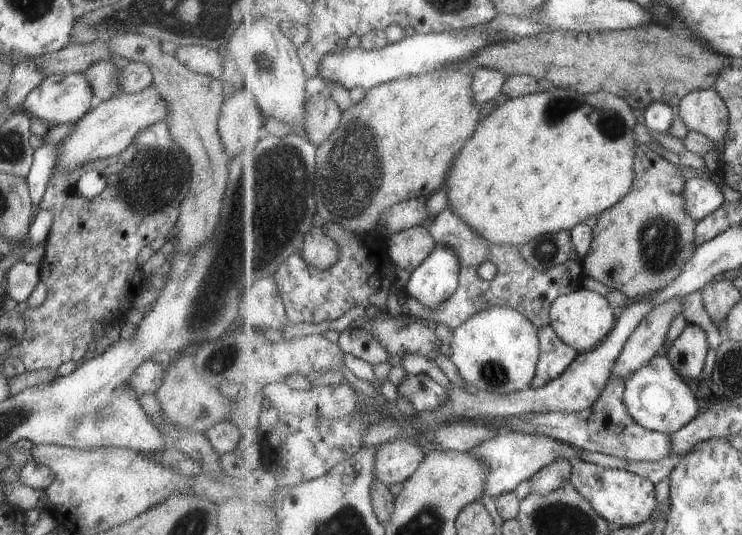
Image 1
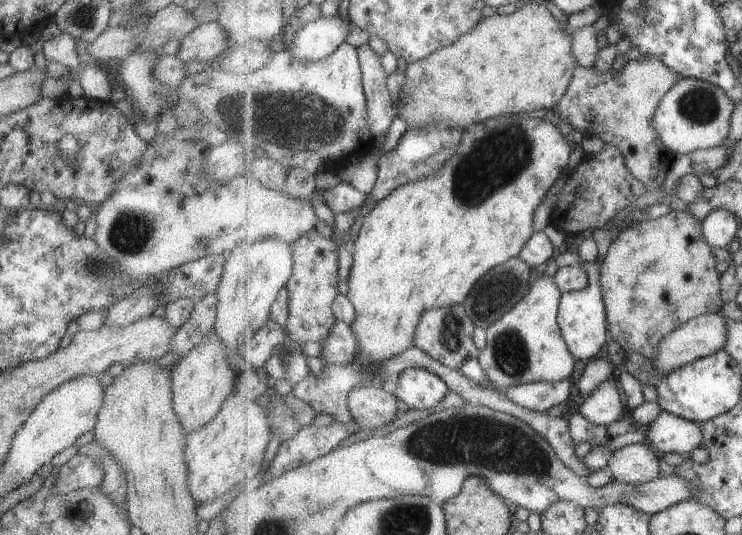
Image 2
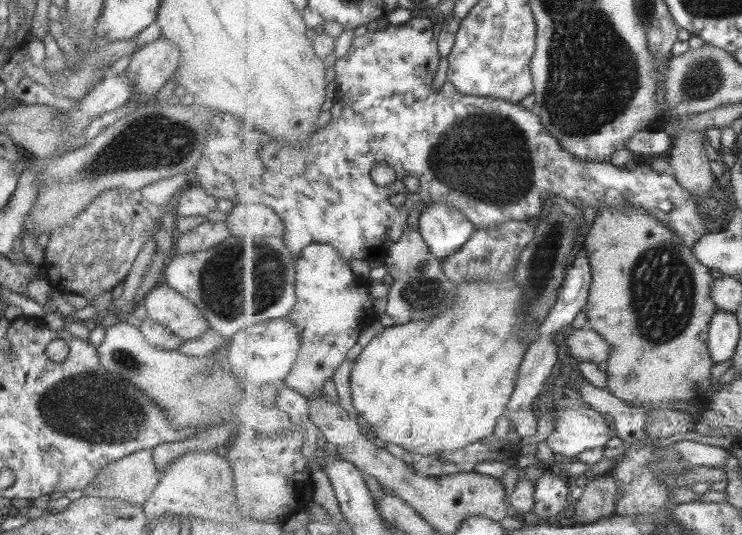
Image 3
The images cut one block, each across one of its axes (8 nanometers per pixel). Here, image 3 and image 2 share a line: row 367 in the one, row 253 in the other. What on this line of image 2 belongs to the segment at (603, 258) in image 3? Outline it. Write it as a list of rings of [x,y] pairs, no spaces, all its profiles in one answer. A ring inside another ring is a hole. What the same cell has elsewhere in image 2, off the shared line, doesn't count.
[[[673,210],[656,219],[634,222],[622,230],[609,247],[602,263],[601,284],[608,308],[609,338],[615,340],[624,352],[639,352],[648,360],[659,352],[659,344],[671,332],[695,317],[707,313],[721,313],[721,275],[718,260],[703,232],[703,221],[688,210]]]

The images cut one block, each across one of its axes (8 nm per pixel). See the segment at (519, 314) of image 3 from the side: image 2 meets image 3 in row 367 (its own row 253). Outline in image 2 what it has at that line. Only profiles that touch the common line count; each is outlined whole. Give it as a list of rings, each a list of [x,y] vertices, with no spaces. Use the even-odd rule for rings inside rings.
[[[499,116],[499,118],[491,118],[491,122],[472,124],[464,129],[463,144],[459,144],[459,150],[455,152],[447,164],[435,172],[435,176],[410,182],[405,186],[394,190],[387,198],[376,203],[371,212],[364,218],[363,224],[359,230],[359,234],[354,242],[354,262],[351,268],[351,276],[348,280],[347,296],[355,305],[357,318],[351,322],[351,328],[354,328],[355,334],[359,339],[359,348],[361,348],[361,356],[363,360],[358,362],[364,364],[383,364],[387,360],[393,360],[395,356],[403,354],[411,347],[415,347],[415,335],[418,331],[419,320],[422,319],[423,312],[427,312],[436,308],[443,308],[463,302],[469,296],[473,286],[477,284],[477,280],[481,276],[486,275],[489,270],[505,264],[513,257],[519,257],[519,253],[526,247],[527,241],[534,235],[533,233],[533,216],[535,210],[541,206],[543,198],[547,196],[549,188],[557,182],[559,174],[564,174],[571,158],[573,147],[567,142],[567,138],[561,134],[558,125],[548,122],[547,119],[531,119],[529,116]]]

